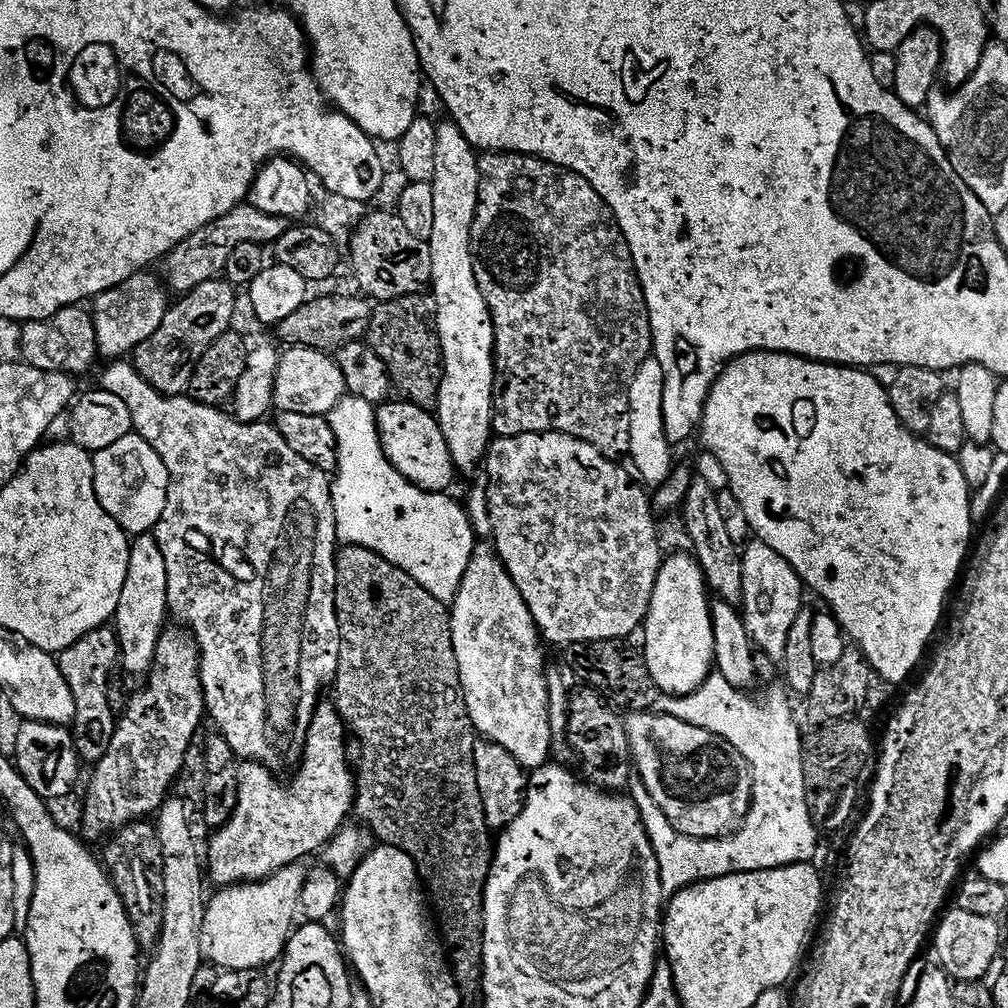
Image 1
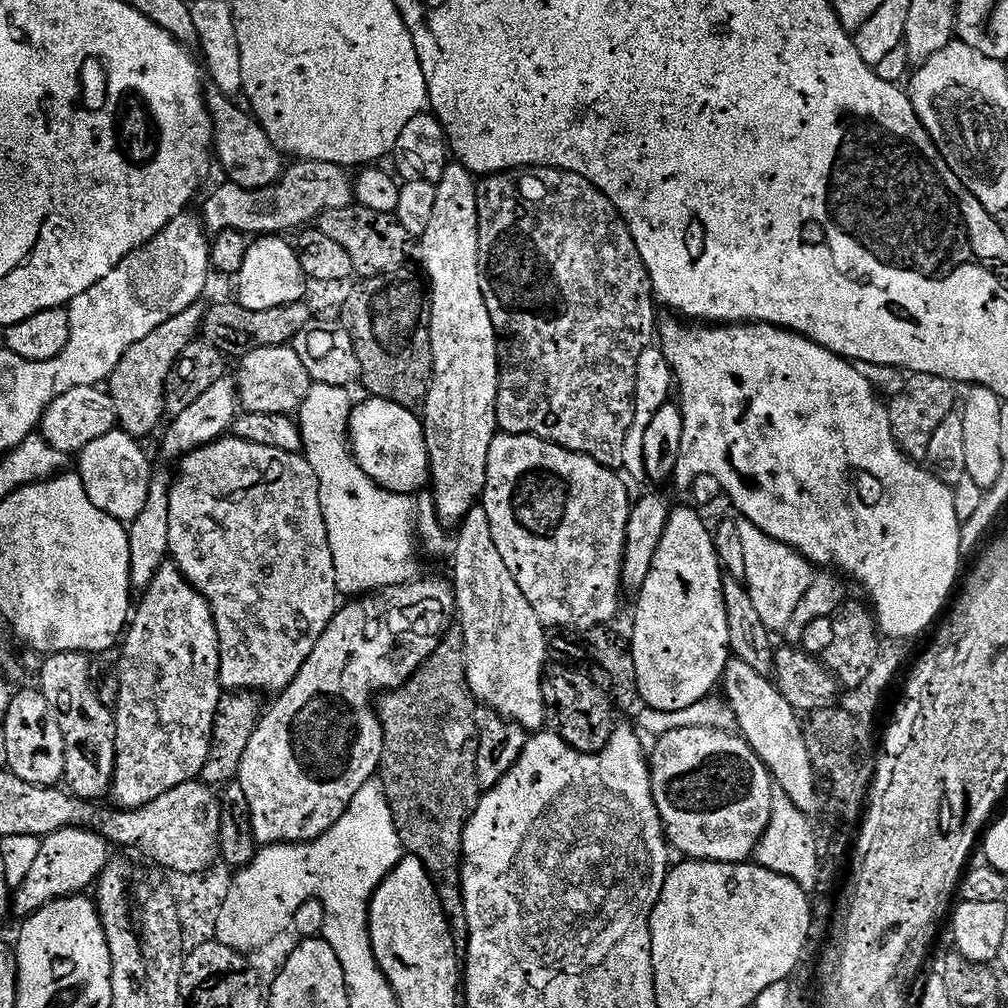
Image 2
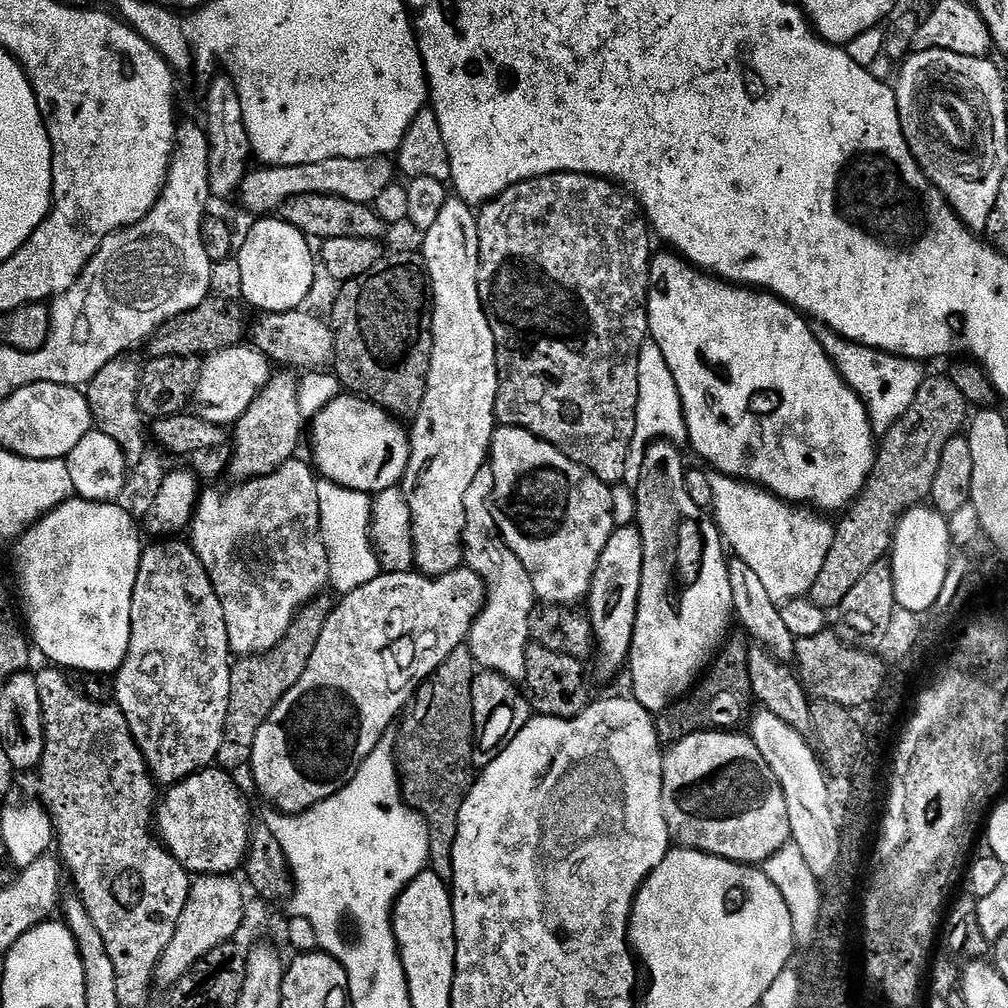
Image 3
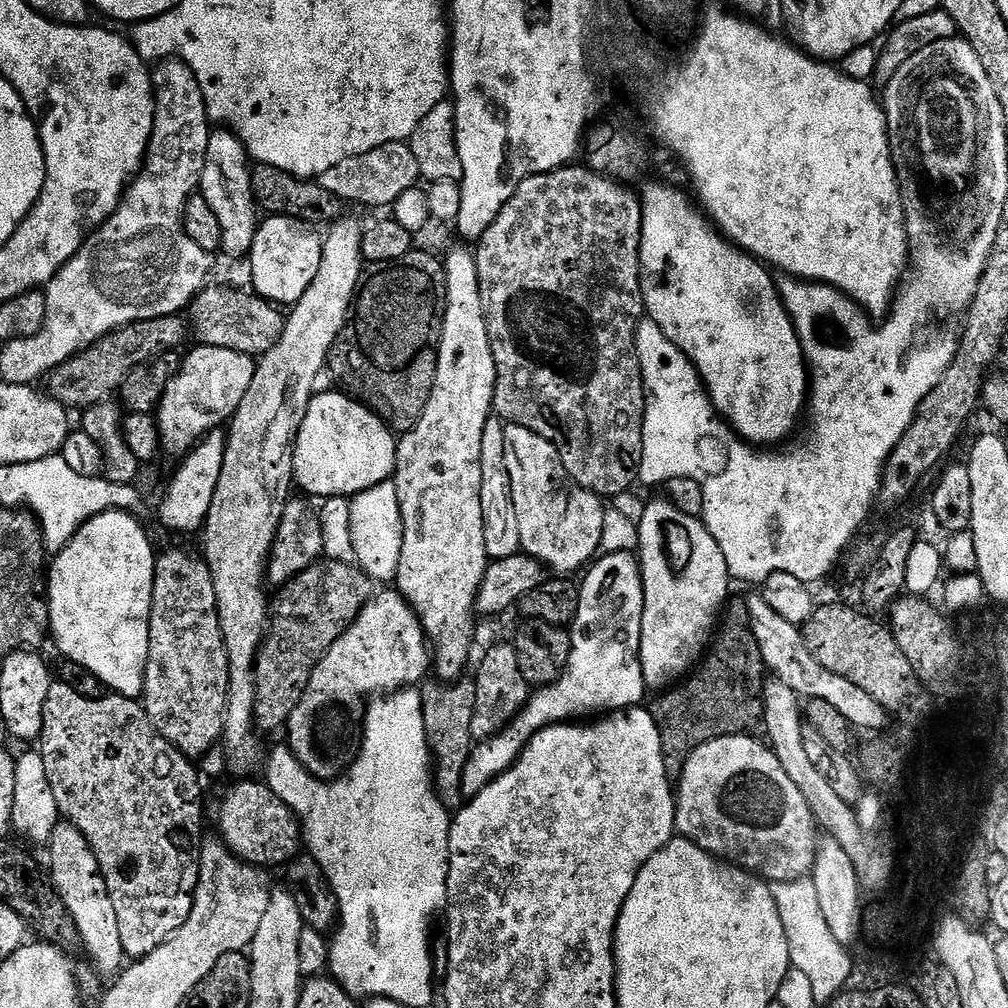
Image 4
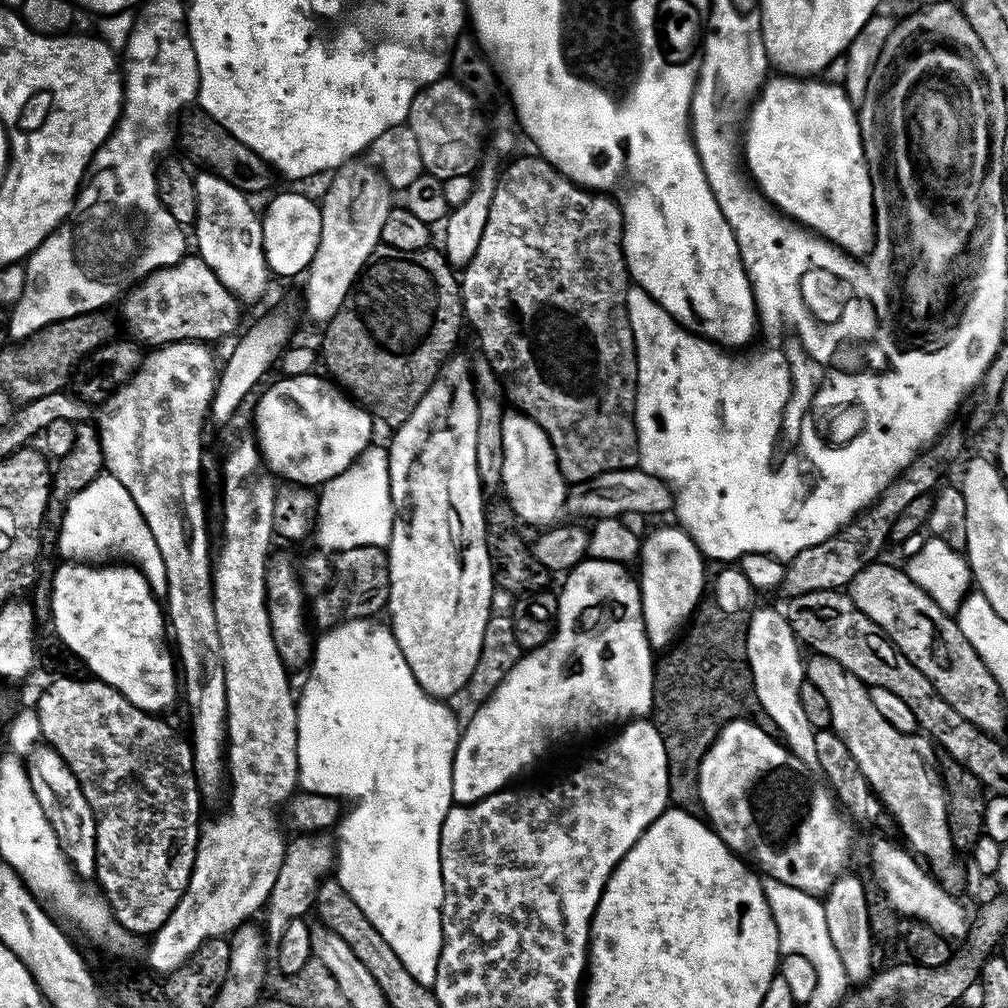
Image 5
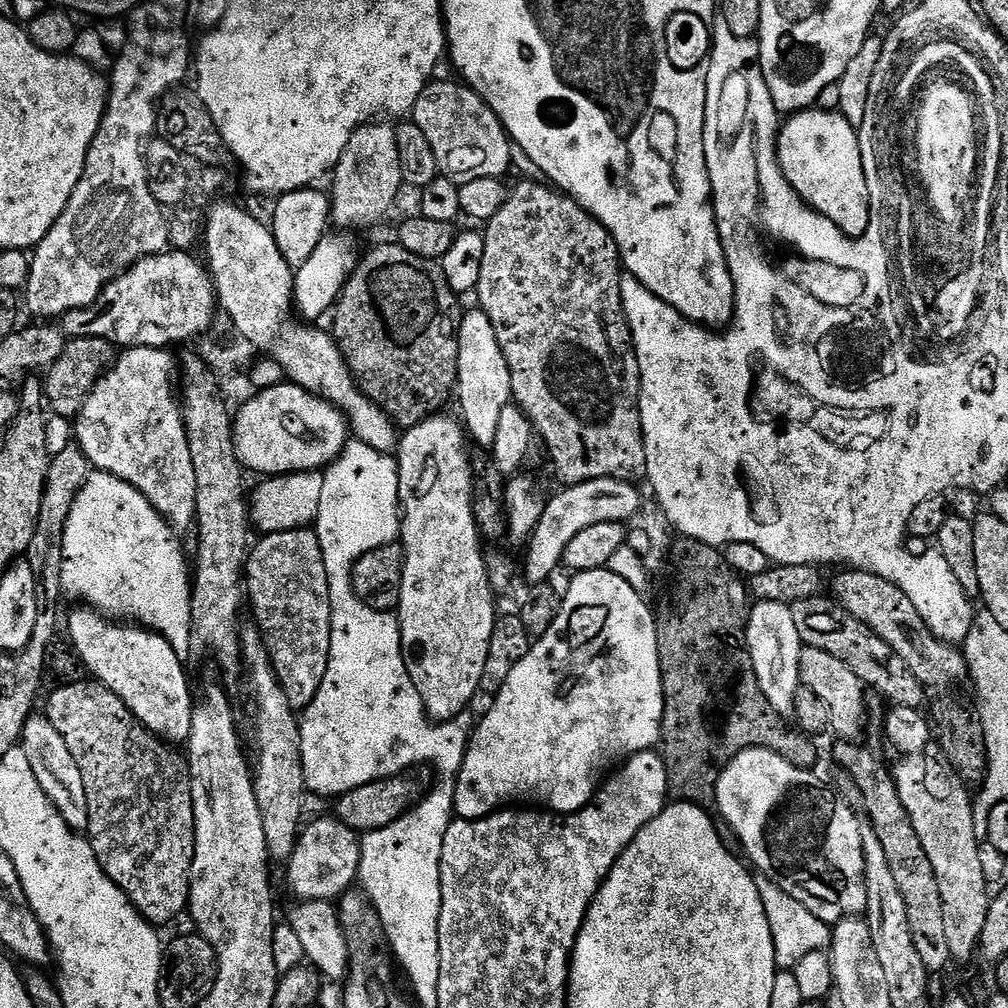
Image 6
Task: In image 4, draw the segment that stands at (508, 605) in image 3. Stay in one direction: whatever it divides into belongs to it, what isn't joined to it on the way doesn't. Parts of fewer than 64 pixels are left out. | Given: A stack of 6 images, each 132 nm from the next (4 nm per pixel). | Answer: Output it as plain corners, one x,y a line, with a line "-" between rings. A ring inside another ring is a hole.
493,414
486,422
486,430
482,434
482,522
484,523
484,546
489,561
505,560
521,551
518,534
518,518
511,501
511,482
506,468
505,421

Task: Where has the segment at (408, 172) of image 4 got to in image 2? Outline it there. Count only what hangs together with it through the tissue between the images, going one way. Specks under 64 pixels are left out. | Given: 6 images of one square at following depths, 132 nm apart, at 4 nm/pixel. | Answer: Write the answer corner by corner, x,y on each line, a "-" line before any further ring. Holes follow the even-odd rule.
310,160
307,162
296,162
296,164
287,169
284,175
280,177
279,181
272,185
271,188
262,188
259,192
255,192
254,190
248,190
243,188
242,186
238,186
237,184
231,182
224,182
224,185
221,188
216,188
213,190
212,193
208,196
208,201
204,204
204,212
202,211
202,219
204,221
205,229
209,233
215,234
218,232
225,232
226,230
238,230
239,232
243,232
245,234
253,234
254,233
257,237
265,237
265,236
275,236
277,234
288,234
288,231
291,228
300,228
303,229
305,226
303,224
308,224
315,221
317,218
321,216
323,212
326,210
342,210
343,208
351,208
354,203
354,180
353,177
350,175
349,169
338,165
338,164
331,164
330,162
318,162
317,160

